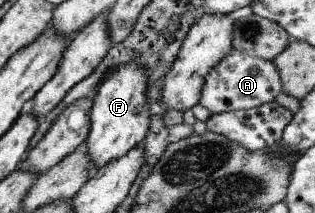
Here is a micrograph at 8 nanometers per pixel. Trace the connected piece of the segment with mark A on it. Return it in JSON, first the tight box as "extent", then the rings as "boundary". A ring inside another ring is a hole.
{"extent":[199,49,282,115],"boundary":[[[232,49],[228,56],[220,60],[220,64],[212,67],[212,72],[208,72],[208,76],[204,76],[199,103],[212,115],[256,108],[260,104],[272,102],[280,92],[282,82],[272,61],[248,56],[244,52]]]}

